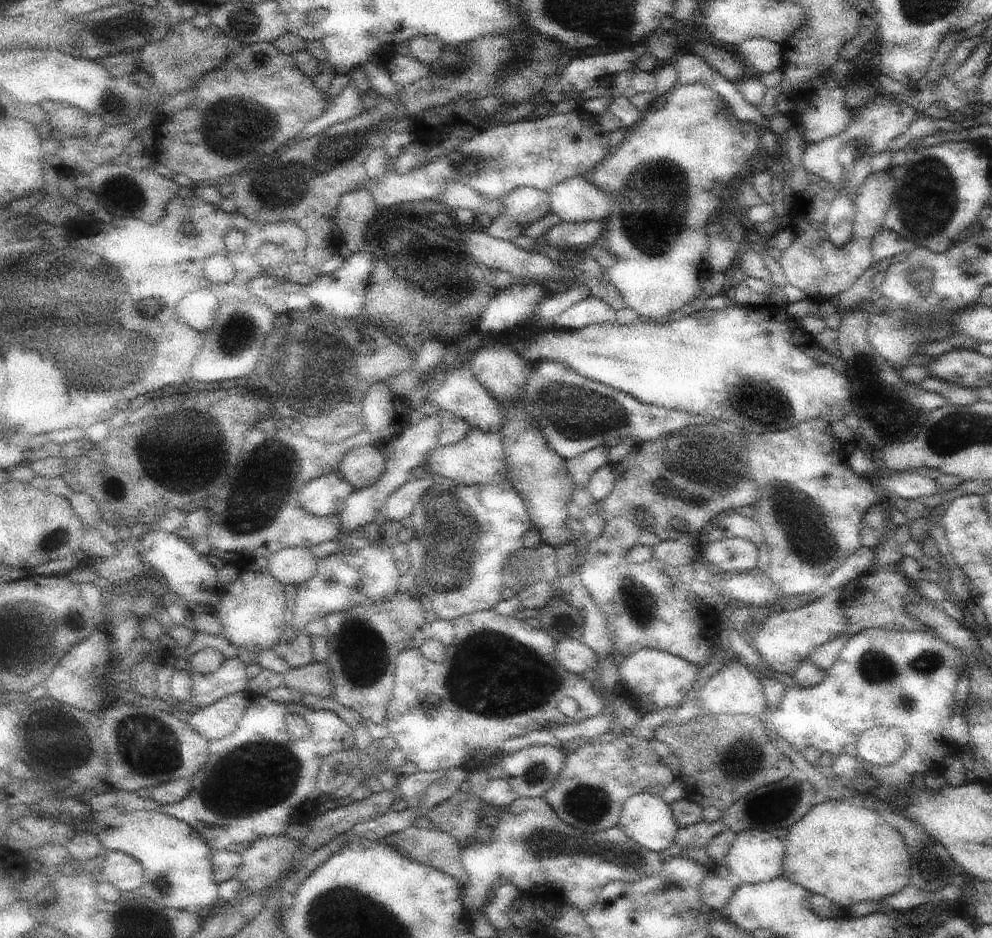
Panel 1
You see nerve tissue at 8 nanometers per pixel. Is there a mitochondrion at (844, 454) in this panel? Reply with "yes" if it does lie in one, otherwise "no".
no

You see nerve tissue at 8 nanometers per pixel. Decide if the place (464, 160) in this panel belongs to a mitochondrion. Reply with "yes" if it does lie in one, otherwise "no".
no

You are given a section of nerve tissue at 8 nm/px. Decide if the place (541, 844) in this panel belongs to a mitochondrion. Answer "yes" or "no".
yes

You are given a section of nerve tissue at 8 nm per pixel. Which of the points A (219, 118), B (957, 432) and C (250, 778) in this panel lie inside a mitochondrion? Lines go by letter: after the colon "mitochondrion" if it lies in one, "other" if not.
A: mitochondrion
B: mitochondrion
C: mitochondrion

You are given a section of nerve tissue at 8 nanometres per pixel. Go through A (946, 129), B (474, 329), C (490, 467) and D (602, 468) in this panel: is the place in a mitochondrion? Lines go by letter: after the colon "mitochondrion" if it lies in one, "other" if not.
A: other
B: other
C: other
D: other

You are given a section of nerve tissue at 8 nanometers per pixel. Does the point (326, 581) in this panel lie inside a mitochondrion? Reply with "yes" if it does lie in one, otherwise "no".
no

